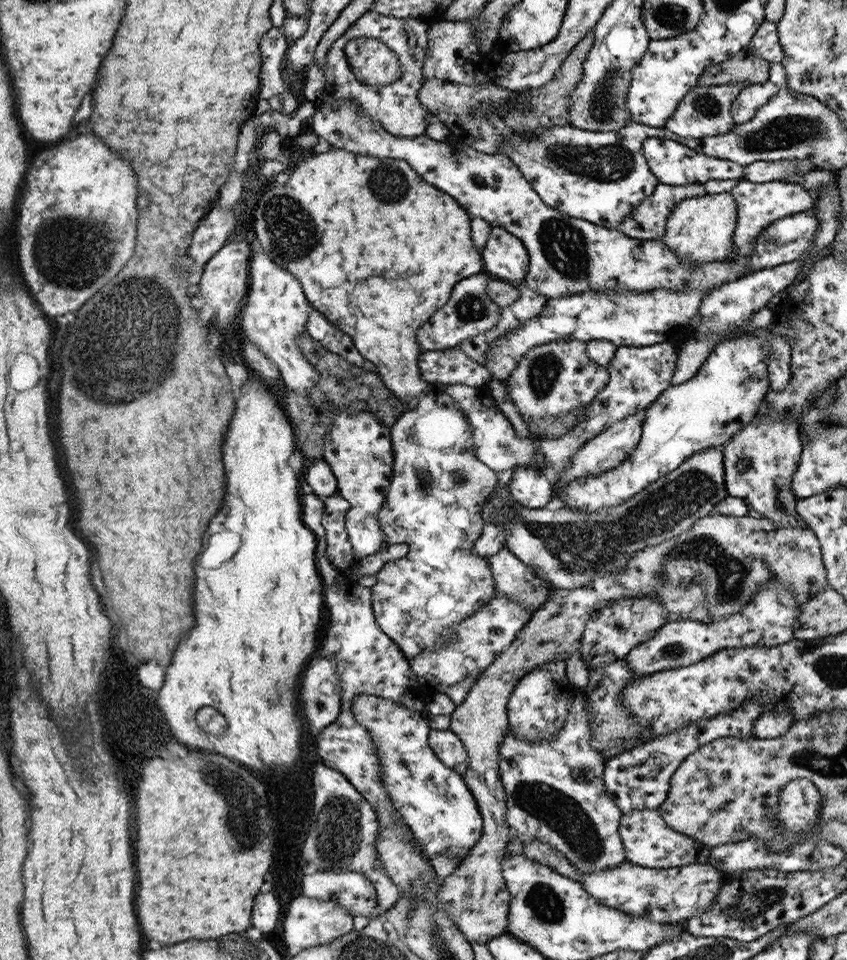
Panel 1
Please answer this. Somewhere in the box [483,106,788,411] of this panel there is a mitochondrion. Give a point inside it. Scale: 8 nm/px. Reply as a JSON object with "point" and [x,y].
{"point":[612,163]}

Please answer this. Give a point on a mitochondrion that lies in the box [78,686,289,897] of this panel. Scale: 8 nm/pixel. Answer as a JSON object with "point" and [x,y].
{"point":[240,825]}

